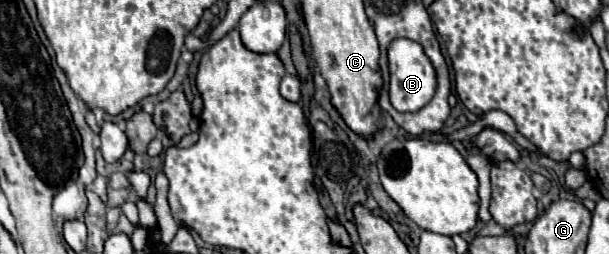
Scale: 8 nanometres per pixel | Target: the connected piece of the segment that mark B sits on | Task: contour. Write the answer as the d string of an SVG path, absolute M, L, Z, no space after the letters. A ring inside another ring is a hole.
M394 39L388 47L388 67L390 67L390 103L396 111L412 113L418 111L432 99L436 91L436 73L430 59L424 55L422 47L410 39Z

